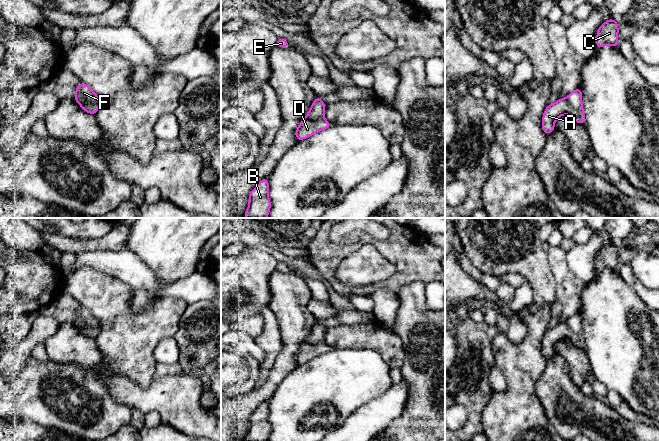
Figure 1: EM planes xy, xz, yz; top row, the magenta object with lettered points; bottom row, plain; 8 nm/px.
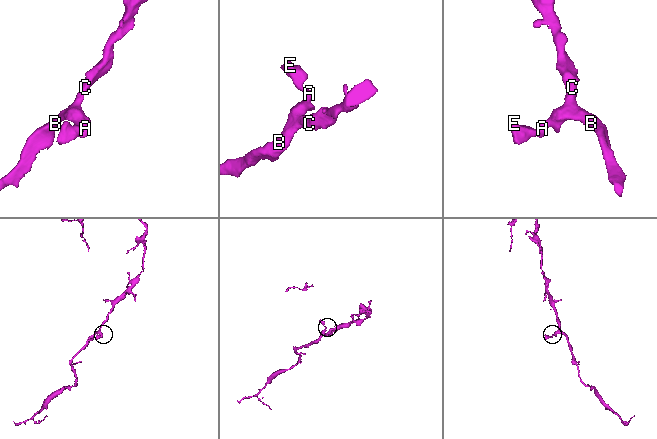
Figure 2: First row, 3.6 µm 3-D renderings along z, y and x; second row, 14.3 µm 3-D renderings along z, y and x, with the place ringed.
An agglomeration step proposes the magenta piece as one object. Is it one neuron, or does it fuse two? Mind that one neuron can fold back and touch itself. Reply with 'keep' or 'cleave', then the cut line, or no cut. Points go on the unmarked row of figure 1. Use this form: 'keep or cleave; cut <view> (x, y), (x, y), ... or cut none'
keep; cut none

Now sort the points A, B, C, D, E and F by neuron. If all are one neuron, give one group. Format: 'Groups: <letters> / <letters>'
Groups: A B C D E F

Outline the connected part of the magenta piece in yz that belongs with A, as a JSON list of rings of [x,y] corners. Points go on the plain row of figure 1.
[[[581,310],[572,315],[566,322],[559,322],[554,328],[546,330],[542,341],[543,356],[550,359],[555,354],[556,343],[565,338],[569,338],[575,346],[584,349],[585,338]]]

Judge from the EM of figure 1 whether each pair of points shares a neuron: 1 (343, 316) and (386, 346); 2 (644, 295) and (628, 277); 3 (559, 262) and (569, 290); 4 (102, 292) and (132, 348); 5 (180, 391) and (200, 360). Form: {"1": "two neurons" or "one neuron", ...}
{"1": "two neurons", "2": "one neuron", "3": "one neuron", "4": "one neuron", "5": "two neurons"}

